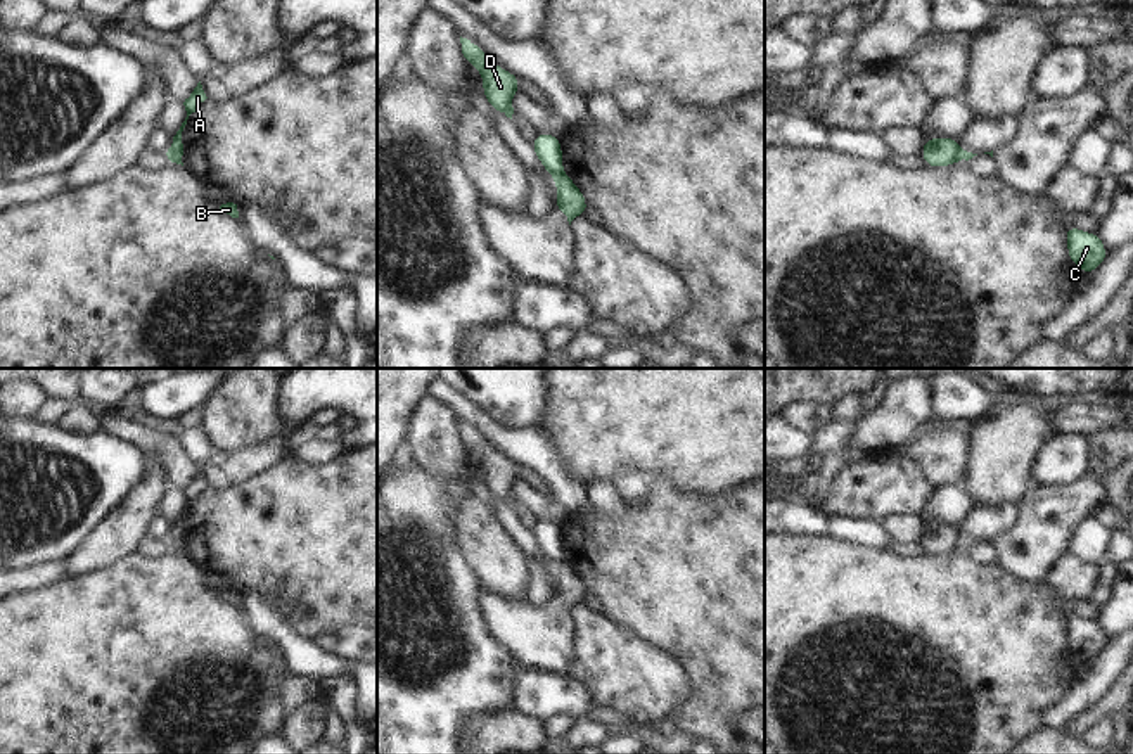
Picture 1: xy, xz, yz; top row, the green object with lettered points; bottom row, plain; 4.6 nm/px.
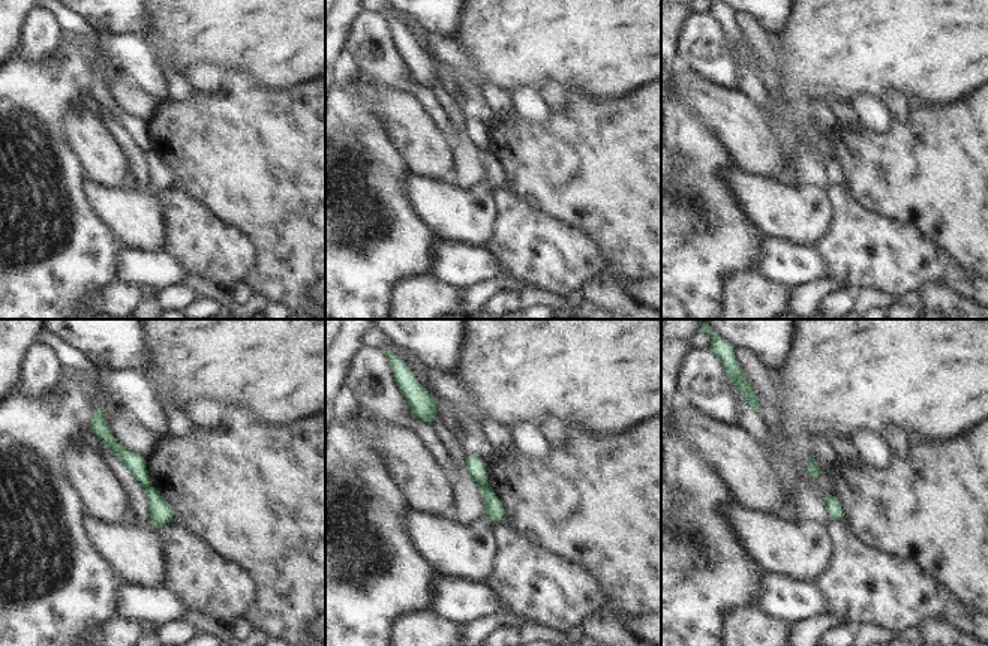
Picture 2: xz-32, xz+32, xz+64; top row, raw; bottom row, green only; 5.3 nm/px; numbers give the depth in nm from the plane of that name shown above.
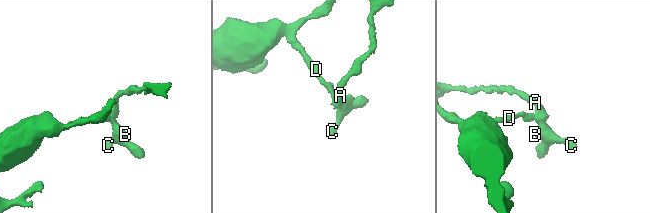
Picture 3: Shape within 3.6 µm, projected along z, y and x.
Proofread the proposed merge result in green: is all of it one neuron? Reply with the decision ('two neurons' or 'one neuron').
two neurons

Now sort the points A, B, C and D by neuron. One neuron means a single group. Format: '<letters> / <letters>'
A B C / D

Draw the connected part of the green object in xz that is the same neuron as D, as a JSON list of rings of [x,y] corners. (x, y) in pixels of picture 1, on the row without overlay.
[[[460,424],[460,443],[483,463],[483,482],[493,498],[512,507],[512,484],[519,479],[521,467],[495,451],[477,431]]]

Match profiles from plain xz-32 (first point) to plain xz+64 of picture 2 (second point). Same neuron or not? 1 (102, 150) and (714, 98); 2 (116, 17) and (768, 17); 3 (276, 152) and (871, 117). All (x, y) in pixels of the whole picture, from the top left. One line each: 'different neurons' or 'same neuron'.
1: same neuron
2: same neuron
3: different neurons

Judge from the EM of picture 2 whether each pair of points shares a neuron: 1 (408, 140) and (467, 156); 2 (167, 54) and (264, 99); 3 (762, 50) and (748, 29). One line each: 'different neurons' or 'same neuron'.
1: different neurons
2: different neurons
3: same neuron

